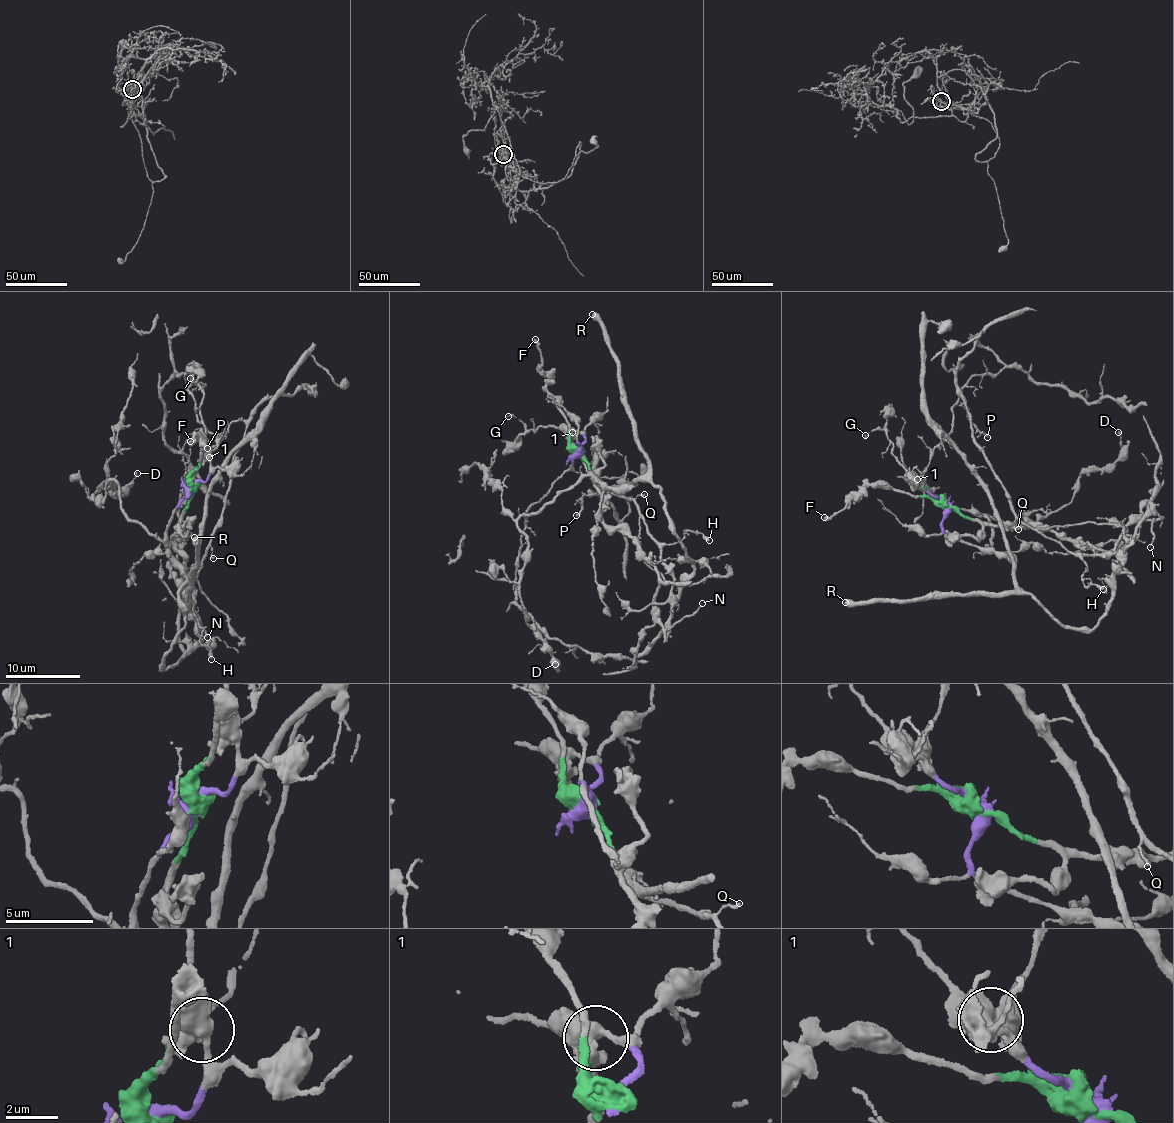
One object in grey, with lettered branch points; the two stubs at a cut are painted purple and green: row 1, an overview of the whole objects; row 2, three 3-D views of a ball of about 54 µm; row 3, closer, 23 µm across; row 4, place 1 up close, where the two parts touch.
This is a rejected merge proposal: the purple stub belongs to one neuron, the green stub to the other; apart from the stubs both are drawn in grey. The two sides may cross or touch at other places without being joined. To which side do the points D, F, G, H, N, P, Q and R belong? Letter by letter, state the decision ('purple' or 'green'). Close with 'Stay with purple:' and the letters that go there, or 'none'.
D: purple
F: green
G: purple
H: green
N: green
P: green
Q: green
R: purple
Stay with purple: D, G, R

